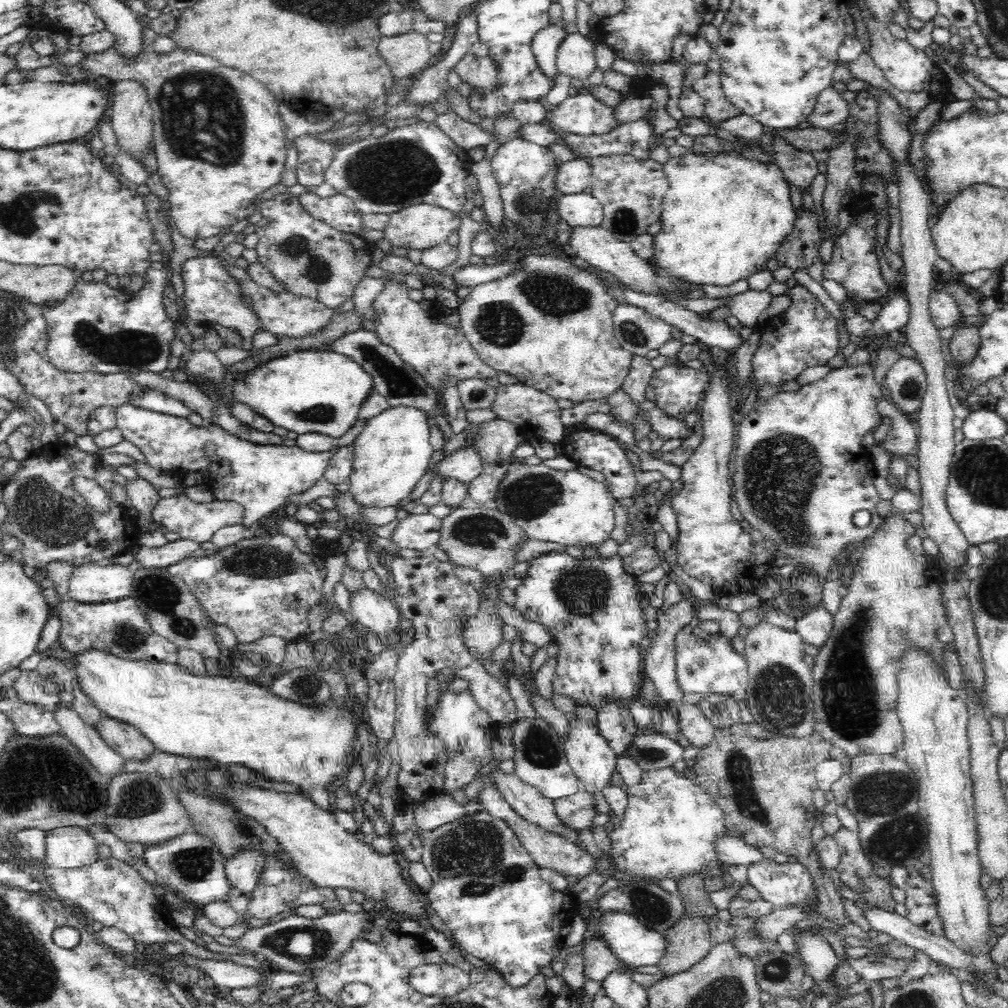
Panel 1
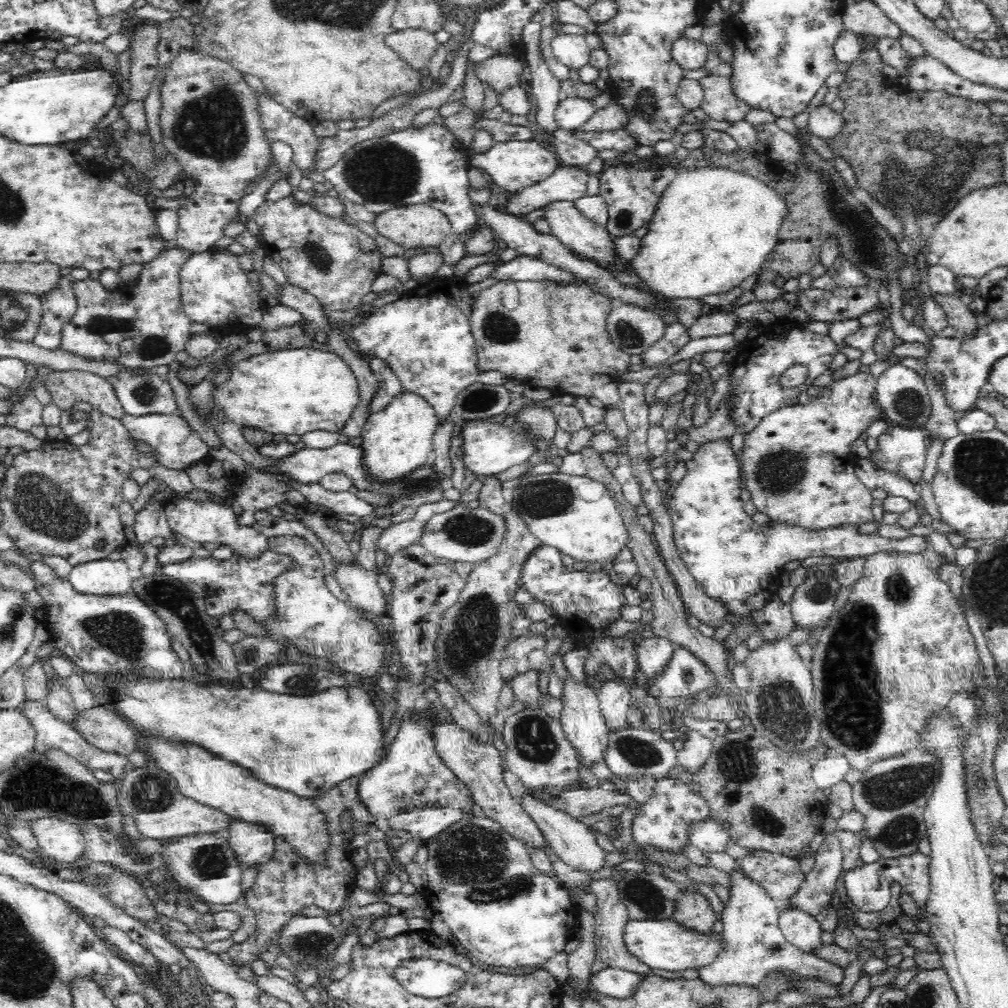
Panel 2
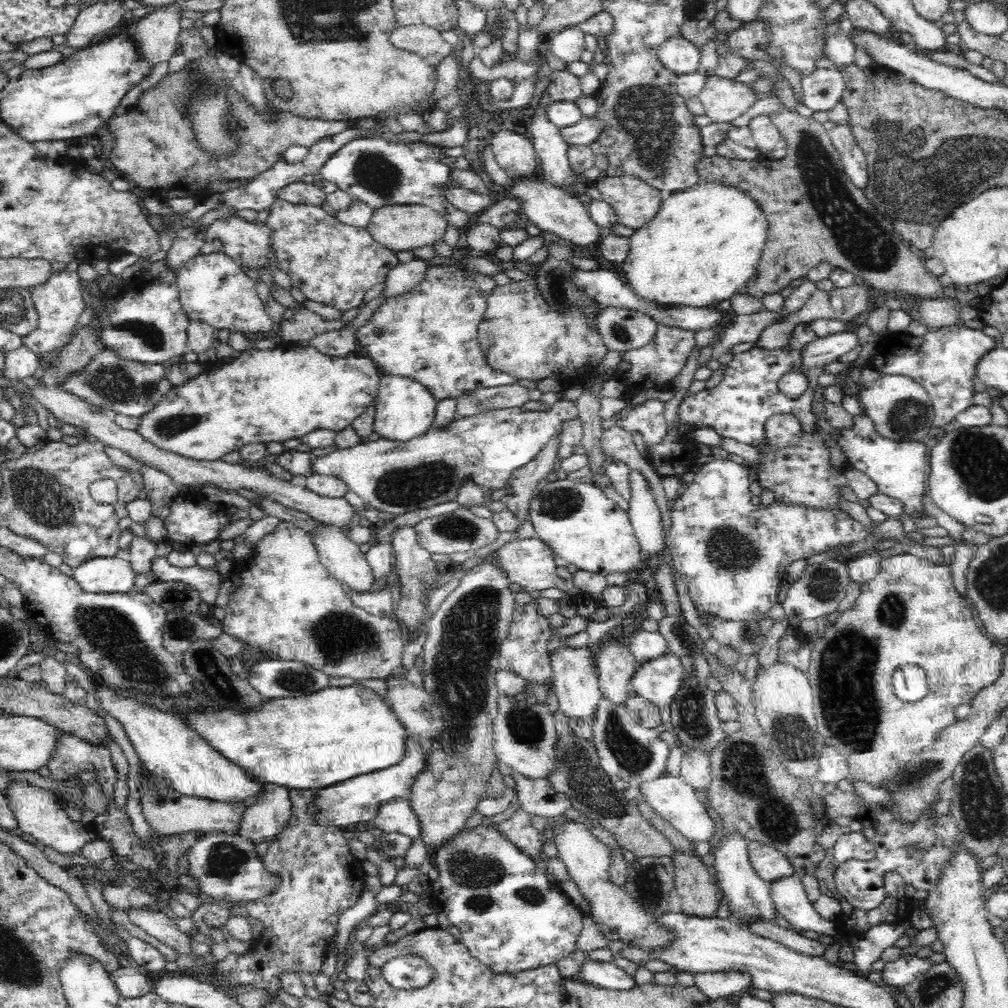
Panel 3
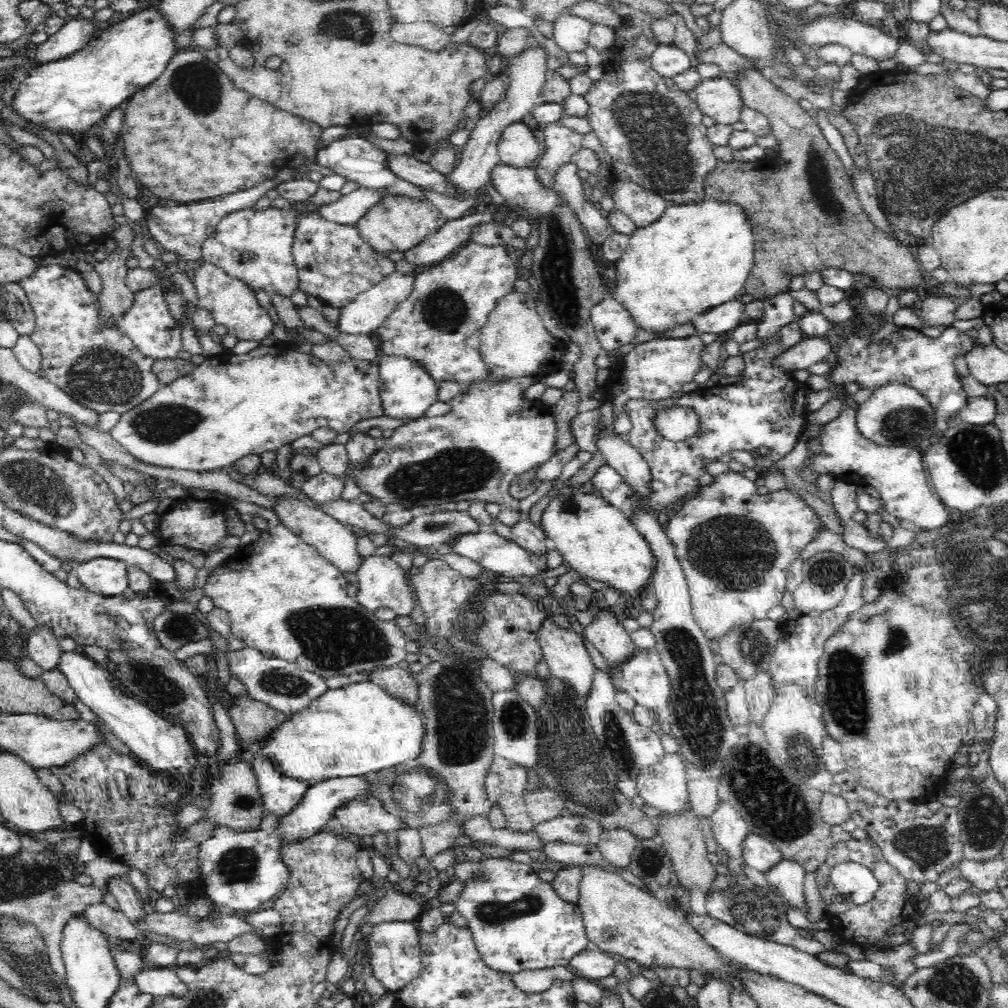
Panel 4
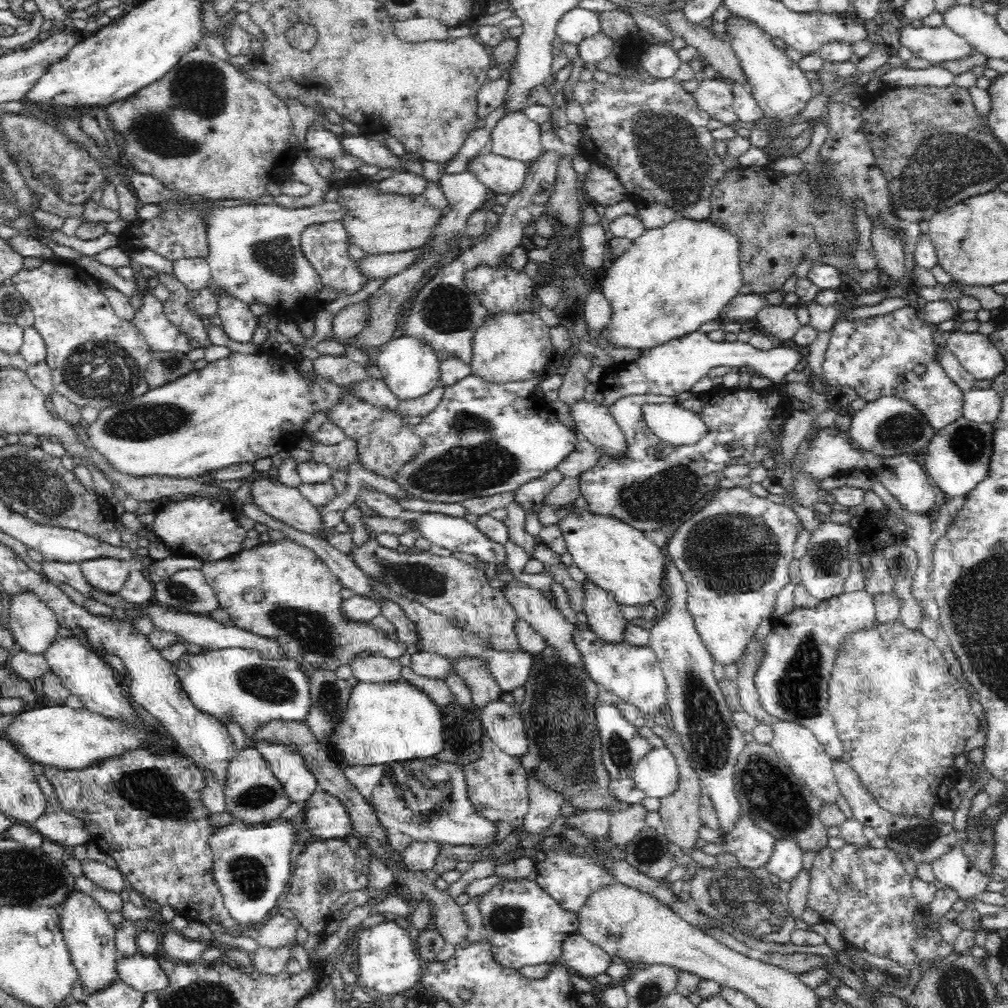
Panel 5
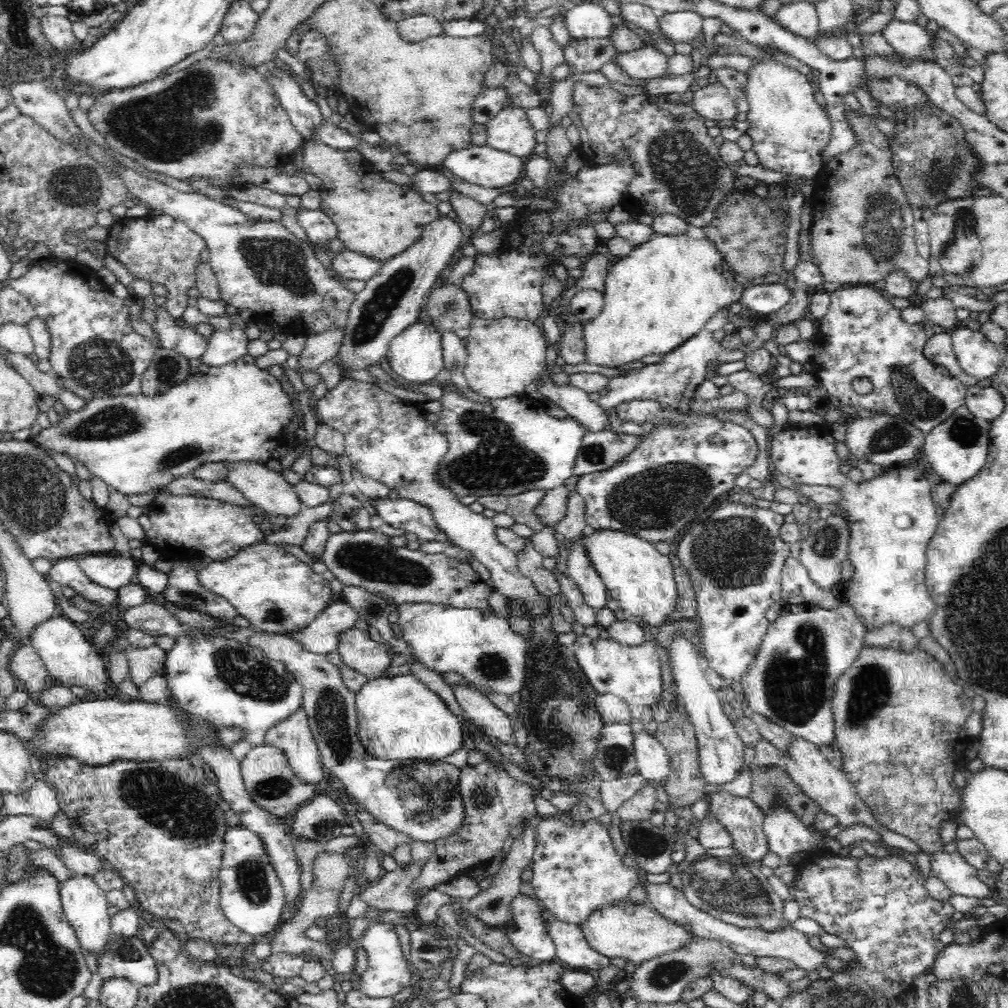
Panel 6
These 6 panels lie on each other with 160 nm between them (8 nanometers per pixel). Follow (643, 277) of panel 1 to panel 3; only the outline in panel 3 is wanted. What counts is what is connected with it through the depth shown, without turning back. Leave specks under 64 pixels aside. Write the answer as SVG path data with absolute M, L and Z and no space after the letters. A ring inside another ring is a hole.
M540 176L532 180L522 180L512 183L510 194L522 205L522 210L529 222L536 224L542 232L554 232L576 246L590 246L600 242L604 231L591 218L588 212L586 198L576 198L565 190L544 181Z

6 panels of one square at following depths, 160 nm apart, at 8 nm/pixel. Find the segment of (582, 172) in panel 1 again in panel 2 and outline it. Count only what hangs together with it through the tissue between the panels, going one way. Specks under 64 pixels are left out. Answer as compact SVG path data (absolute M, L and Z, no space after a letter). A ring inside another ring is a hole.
M560 166L538 184L510 195L506 202L506 212L512 216L524 217L532 210L556 202L573 200L587 195L586 183L590 172L575 166Z

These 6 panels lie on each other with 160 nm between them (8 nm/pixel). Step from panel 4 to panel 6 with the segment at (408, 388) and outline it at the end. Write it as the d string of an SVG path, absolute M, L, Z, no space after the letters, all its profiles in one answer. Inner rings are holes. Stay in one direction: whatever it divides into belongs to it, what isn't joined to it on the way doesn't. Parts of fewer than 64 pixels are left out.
M418 320L390 341L388 354L385 358L388 358L388 368L392 368L393 372L400 376L400 379L406 380L406 383L428 384L428 380L434 379L436 374L444 368L441 335L434 326Z

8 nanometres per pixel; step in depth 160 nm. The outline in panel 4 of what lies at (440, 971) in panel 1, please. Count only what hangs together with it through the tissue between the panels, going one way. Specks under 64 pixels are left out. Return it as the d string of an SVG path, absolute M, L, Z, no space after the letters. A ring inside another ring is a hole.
M381 922L372 927L366 939L369 953L365 954L370 962L372 974L388 993L398 992L406 985L414 983L422 968L422 949L419 948L418 932L412 922Z

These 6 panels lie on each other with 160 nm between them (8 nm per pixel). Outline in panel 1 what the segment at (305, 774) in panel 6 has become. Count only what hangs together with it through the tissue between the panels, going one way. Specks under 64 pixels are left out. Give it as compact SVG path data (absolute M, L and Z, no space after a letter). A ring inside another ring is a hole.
M240 852L226 861L226 877L230 880L230 888L234 895L245 894L251 898L267 860L266 853Z

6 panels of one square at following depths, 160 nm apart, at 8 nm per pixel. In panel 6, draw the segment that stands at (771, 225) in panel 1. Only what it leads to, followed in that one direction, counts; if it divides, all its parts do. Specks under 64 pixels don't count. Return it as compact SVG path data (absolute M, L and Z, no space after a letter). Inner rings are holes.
M692 232L680 235L652 234L646 243L634 247L627 256L622 257L619 262L611 266L605 281L605 290L603 291L604 308L602 308L602 313L594 318L594 320L582 324L585 344L585 362L599 364L600 366L606 366L606 368L614 368L616 366L630 364L630 362L638 362L638 360L640 361L641 358L649 354L662 355L678 348L678 346L680 346L682 342L686 342L688 338L698 335L704 329L704 326L714 318L722 308L726 308L726 306L730 306L733 302L741 300L745 288L742 288L742 284L736 282L735 274L736 273L727 264L724 257L722 257L721 252L718 251L718 247L714 247L714 243L710 242L709 238L695 238Z

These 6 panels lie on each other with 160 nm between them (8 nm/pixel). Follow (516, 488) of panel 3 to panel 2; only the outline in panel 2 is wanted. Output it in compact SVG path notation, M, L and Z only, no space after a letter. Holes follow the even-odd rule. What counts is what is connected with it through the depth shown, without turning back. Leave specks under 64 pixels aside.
M514 507L506 513L505 521L506 534L498 552L474 566L458 600L443 612L435 644L437 670L448 684L457 688L482 722L489 722L498 714L498 696L506 682L500 672L500 662L504 650L514 637L510 624L517 603L514 601L519 587L516 582L520 578L522 565L534 549L542 546Z

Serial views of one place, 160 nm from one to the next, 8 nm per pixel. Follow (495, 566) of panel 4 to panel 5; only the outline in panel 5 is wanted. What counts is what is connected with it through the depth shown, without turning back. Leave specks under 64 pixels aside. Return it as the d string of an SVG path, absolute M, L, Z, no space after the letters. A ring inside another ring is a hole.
M408 512L404 516L409 518L409 522L414 522L414 531L417 536L421 536L430 540L431 544L448 548L448 550L455 552L466 552L466 554L474 554L482 562L489 564L504 563L504 547L500 542L494 542L486 537L477 528L476 524L471 524L464 518L451 517L445 514L428 513L428 512Z

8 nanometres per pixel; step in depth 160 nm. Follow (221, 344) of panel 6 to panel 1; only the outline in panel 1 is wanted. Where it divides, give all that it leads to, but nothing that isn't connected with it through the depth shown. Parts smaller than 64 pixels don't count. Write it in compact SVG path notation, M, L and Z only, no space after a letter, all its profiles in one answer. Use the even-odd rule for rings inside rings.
M213 256L190 258L182 265L182 277L185 287L184 301L190 319L206 325L216 323L234 329L242 335L248 345L252 343L252 336L259 330L259 319L252 313L251 306L247 306L247 303L243 302L243 296L239 294L238 280L230 276L219 258Z

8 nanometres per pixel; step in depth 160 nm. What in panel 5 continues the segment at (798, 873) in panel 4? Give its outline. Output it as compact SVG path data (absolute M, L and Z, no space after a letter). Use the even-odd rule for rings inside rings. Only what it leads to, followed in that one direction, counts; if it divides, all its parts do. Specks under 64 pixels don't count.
M794 837L776 840L772 858L765 865L770 874L776 875L780 882L791 883L803 868L802 849L798 848L798 841L794 840Z

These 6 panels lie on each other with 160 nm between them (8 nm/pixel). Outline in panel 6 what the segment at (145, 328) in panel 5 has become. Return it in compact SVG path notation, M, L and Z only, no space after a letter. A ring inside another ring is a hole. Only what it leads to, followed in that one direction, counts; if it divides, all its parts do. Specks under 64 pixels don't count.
M153 306L156 312L156 324L154 332L160 339L160 346L181 353L184 358L201 358L208 348L208 340L202 334L198 334L194 326L183 329L176 326L173 317L166 308Z

